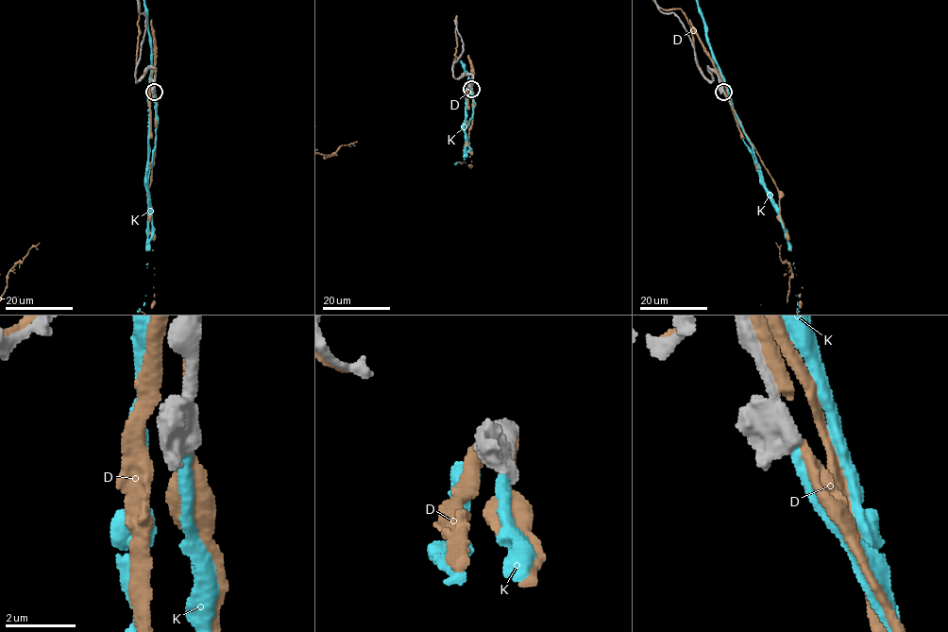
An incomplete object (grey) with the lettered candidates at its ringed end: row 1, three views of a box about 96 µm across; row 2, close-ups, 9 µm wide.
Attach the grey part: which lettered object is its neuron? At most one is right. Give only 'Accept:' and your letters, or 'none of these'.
Accept: none of these

